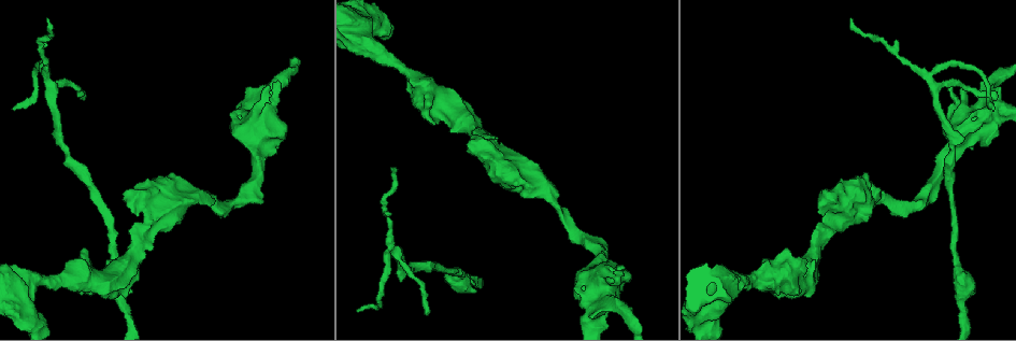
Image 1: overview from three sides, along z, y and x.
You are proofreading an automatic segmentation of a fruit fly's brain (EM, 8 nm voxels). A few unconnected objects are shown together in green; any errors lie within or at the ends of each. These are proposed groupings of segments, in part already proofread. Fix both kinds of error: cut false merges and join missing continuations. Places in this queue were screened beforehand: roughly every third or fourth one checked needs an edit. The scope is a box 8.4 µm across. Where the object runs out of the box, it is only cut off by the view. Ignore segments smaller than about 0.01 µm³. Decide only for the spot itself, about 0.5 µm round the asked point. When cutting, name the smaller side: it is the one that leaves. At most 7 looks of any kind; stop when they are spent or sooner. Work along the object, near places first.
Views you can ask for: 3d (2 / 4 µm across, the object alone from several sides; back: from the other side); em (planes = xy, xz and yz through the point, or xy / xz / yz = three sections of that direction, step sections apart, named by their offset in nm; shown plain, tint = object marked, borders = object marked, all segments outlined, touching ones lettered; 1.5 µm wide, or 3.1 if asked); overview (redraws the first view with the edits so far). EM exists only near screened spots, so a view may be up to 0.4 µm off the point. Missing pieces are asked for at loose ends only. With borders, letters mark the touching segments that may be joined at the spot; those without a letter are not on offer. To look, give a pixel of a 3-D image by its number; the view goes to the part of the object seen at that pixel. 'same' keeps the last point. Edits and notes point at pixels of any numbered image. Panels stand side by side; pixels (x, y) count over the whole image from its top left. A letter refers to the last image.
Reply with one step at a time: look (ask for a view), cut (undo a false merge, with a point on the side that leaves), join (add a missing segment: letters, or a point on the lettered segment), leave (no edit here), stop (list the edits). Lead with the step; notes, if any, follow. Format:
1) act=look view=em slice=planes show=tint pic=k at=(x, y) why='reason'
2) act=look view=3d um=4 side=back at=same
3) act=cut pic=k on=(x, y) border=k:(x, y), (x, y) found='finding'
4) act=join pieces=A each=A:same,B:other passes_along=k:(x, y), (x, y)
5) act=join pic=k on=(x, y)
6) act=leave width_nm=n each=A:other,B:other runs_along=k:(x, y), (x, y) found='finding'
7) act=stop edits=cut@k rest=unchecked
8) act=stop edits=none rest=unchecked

act=look view=3d um=2 pic=1 at=(390, 169) why='branch stops here'

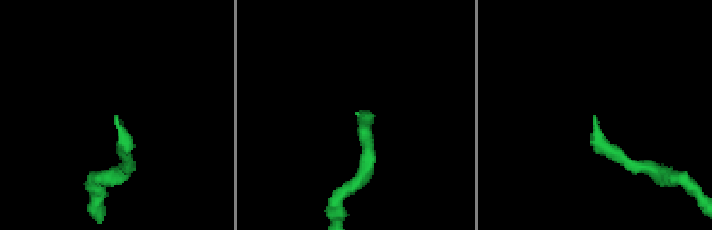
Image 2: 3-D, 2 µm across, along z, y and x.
act=look view=em slice=yz step=4 show=borders pic=2 at=(594, 118)

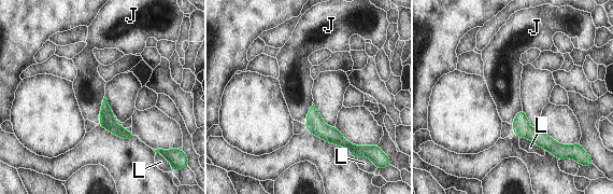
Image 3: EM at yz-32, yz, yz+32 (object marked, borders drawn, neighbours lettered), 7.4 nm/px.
act=leave each=J:other,L:other runs_along=3:(312, 111), (328, 134), (348, 146) found='no lettered segment goes on from it'

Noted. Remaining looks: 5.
act=look view=em slice=planes show=borders pic=1 at=(47, 77) why='four or more arms meet'

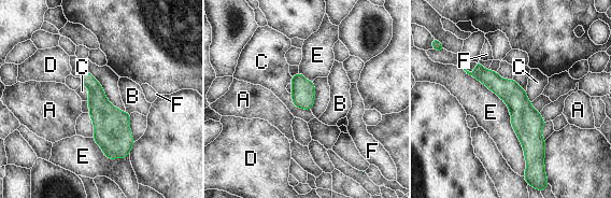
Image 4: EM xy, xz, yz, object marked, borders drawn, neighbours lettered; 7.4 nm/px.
act=leave each=A:other,B:other,C:other,D:other,E:other,F:other border=4:(463, 69), (506, 103), (526, 169) found='one neuron here'

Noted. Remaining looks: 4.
act=look view=3d um=2 pic=1 at=(613, 280) why='branch stops here'

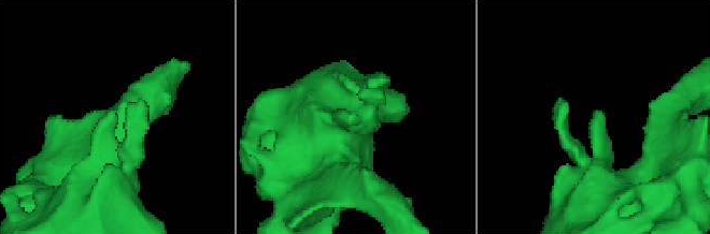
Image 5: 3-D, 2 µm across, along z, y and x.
act=look view=em slice=xy step=4 show=borders pic=5 at=(355, 115)

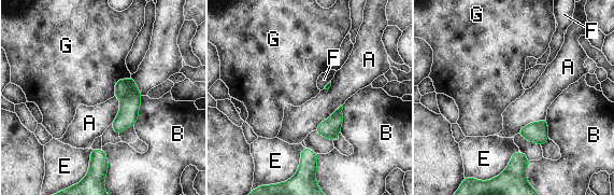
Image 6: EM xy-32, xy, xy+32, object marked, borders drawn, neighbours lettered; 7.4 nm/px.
act=leave longest_contact=A:280nm each=A:other,B:other,E:other,F:other,G:other found='no lettered segment goes on from it'

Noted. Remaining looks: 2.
act=stop edits=none rest=unchecked

